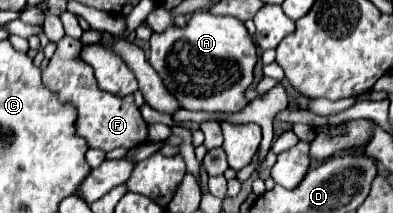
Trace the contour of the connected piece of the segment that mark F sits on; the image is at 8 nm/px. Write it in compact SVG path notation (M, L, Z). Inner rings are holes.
M63 36L63 40L57 42L57 50L53 58L49 60L47 68L43 68L43 84L51 92L57 94L57 98L63 104L73 104L79 110L77 116L77 134L87 140L91 148L99 150L113 150L113 148L135 148L147 140L147 122L141 118L139 108L133 102L133 96L115 96L111 92L103 92L97 86L97 80L93 76L93 68L81 60L81 42ZM59 62L59 64L57 64ZM57 74L71 74L71 76L57 76Z

